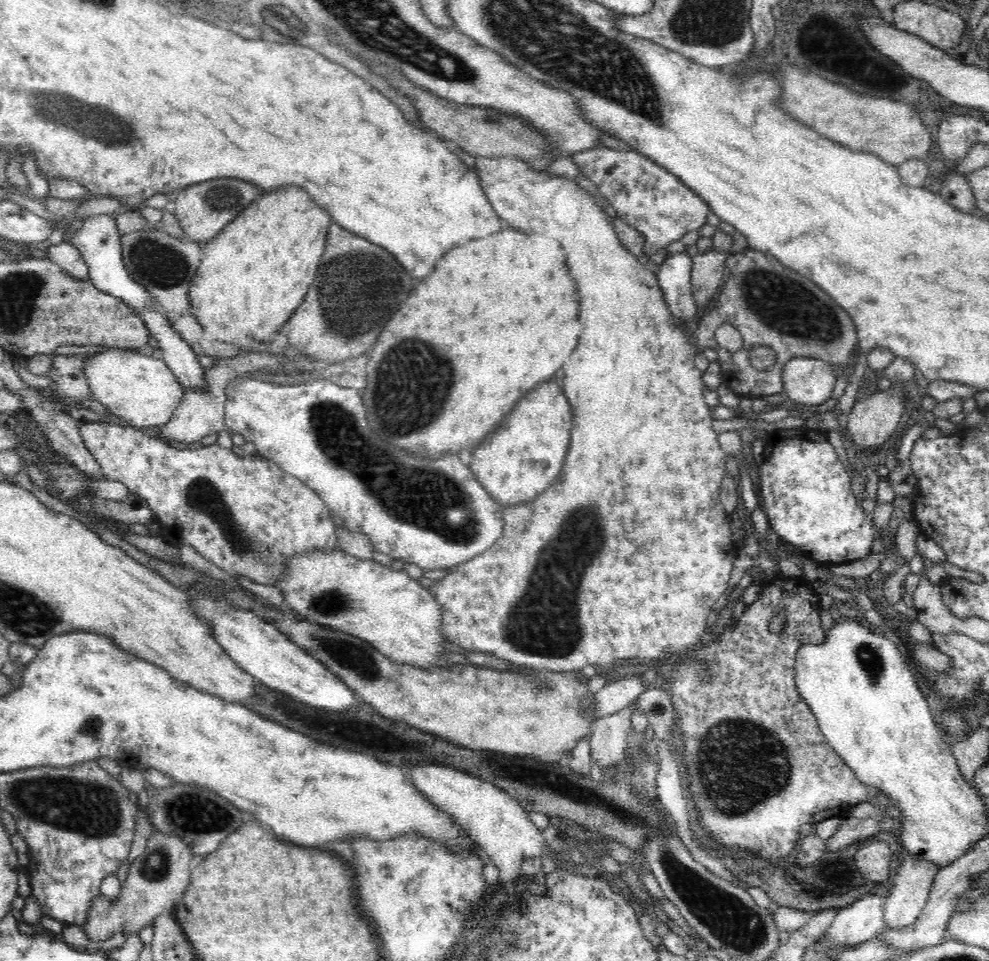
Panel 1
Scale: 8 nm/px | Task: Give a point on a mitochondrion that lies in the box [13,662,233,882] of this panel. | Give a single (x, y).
(92, 727)

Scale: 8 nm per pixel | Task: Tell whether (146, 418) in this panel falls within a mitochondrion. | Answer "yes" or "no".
no

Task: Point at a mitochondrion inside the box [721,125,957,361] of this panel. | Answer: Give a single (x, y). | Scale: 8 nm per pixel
(814, 323)

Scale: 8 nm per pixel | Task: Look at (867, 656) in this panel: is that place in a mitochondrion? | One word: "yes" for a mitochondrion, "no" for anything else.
yes

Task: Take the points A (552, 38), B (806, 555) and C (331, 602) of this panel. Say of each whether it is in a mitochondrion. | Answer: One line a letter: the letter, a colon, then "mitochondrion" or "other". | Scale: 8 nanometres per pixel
A: mitochondrion
B: other
C: mitochondrion

